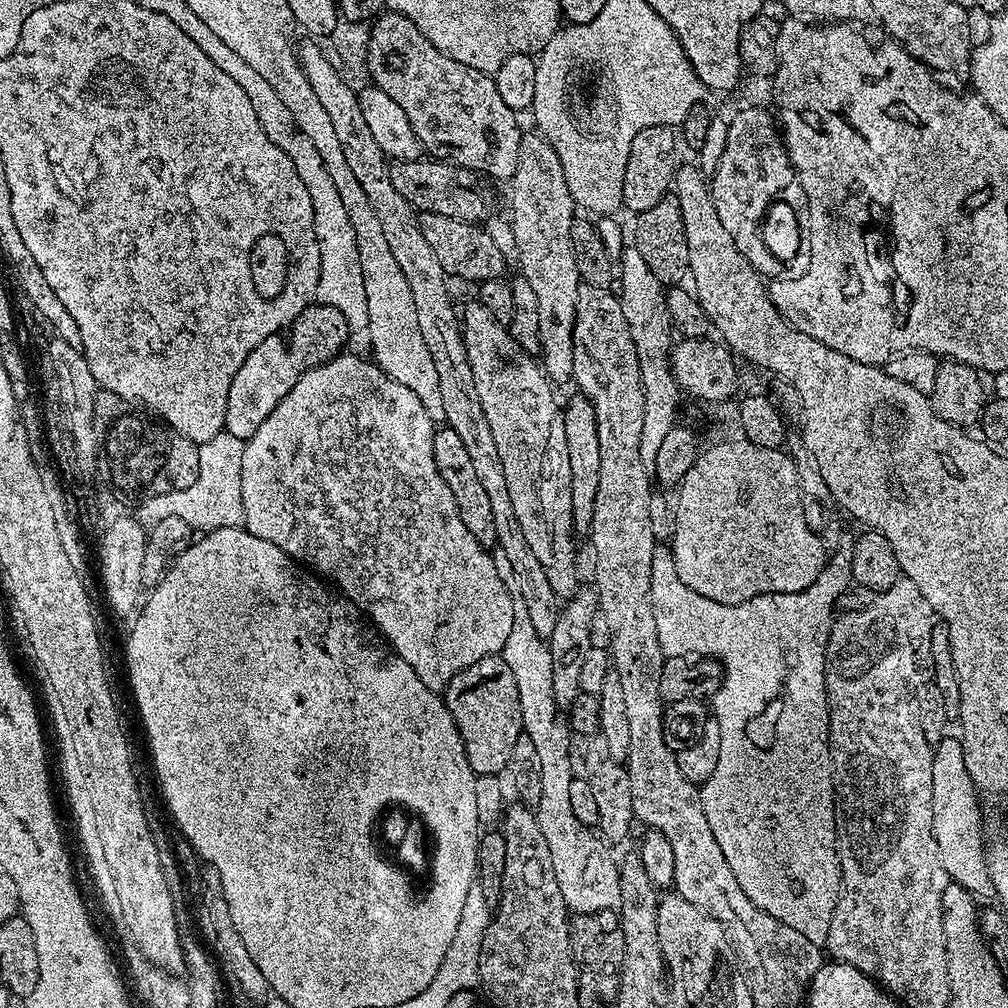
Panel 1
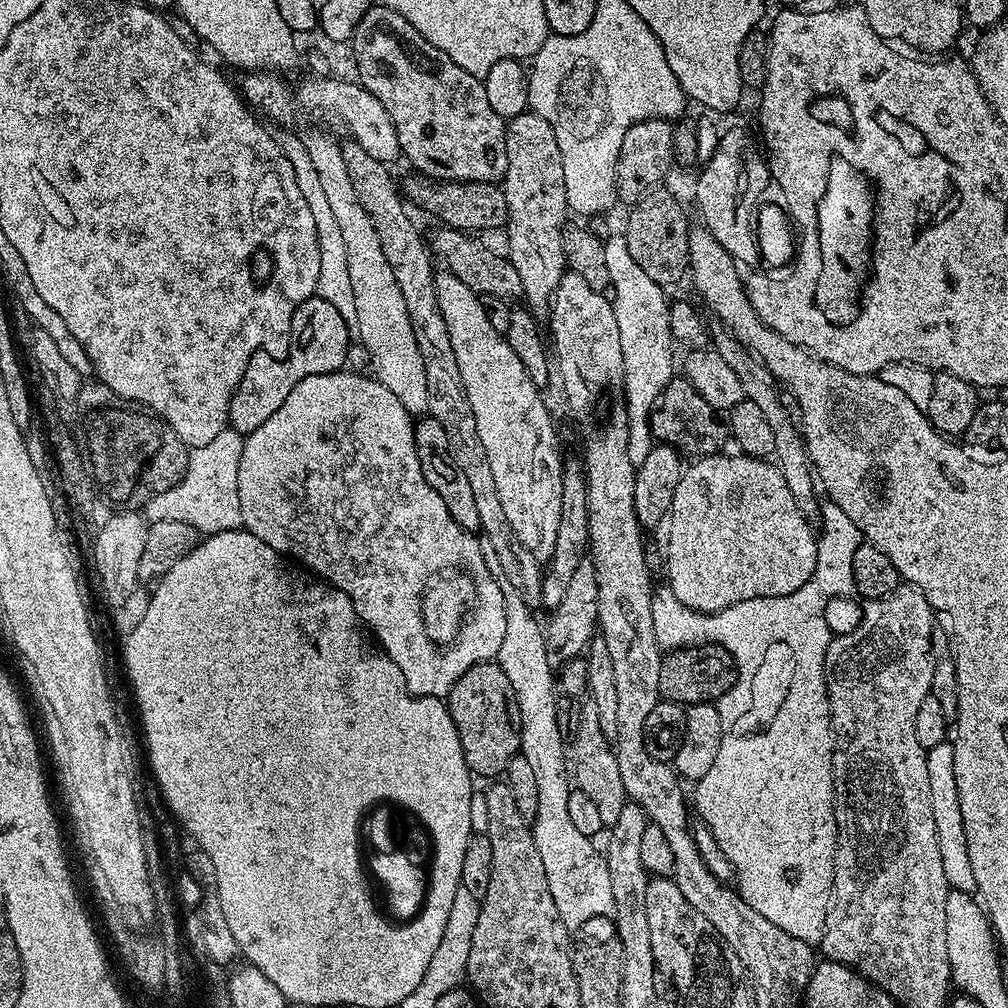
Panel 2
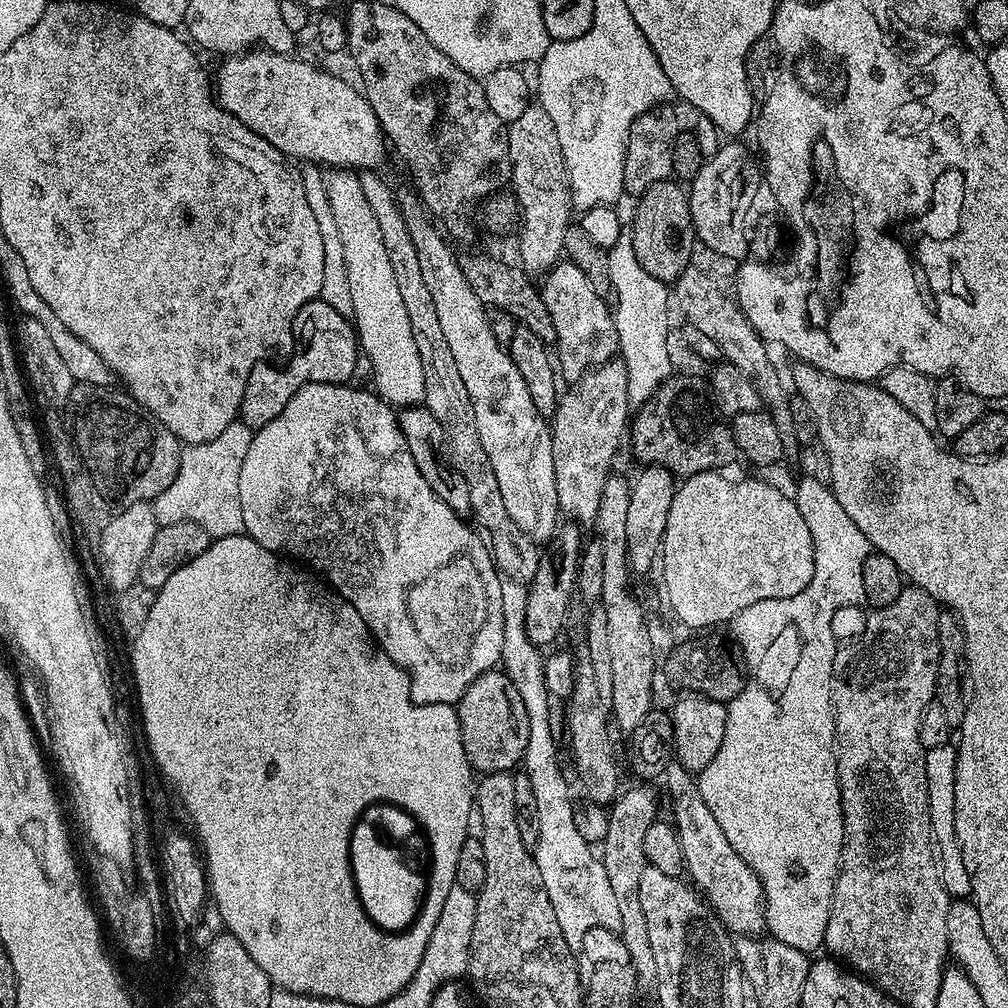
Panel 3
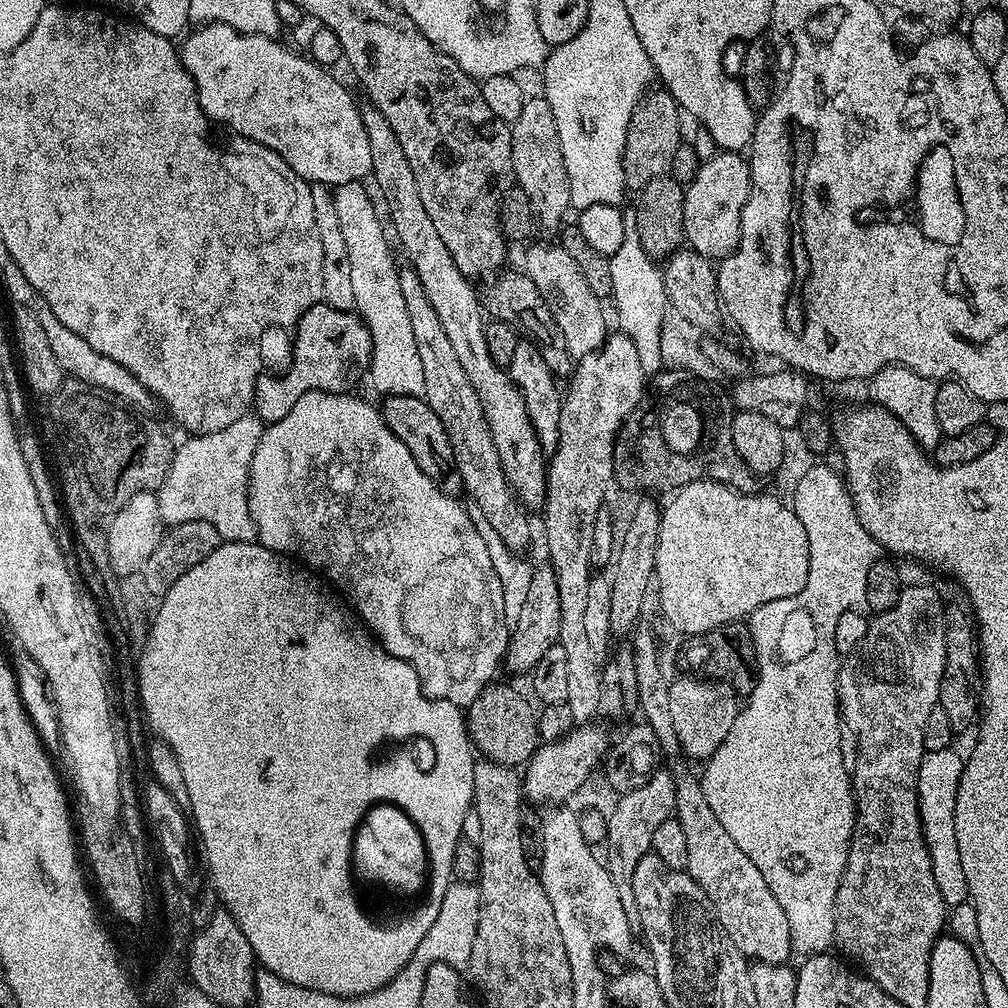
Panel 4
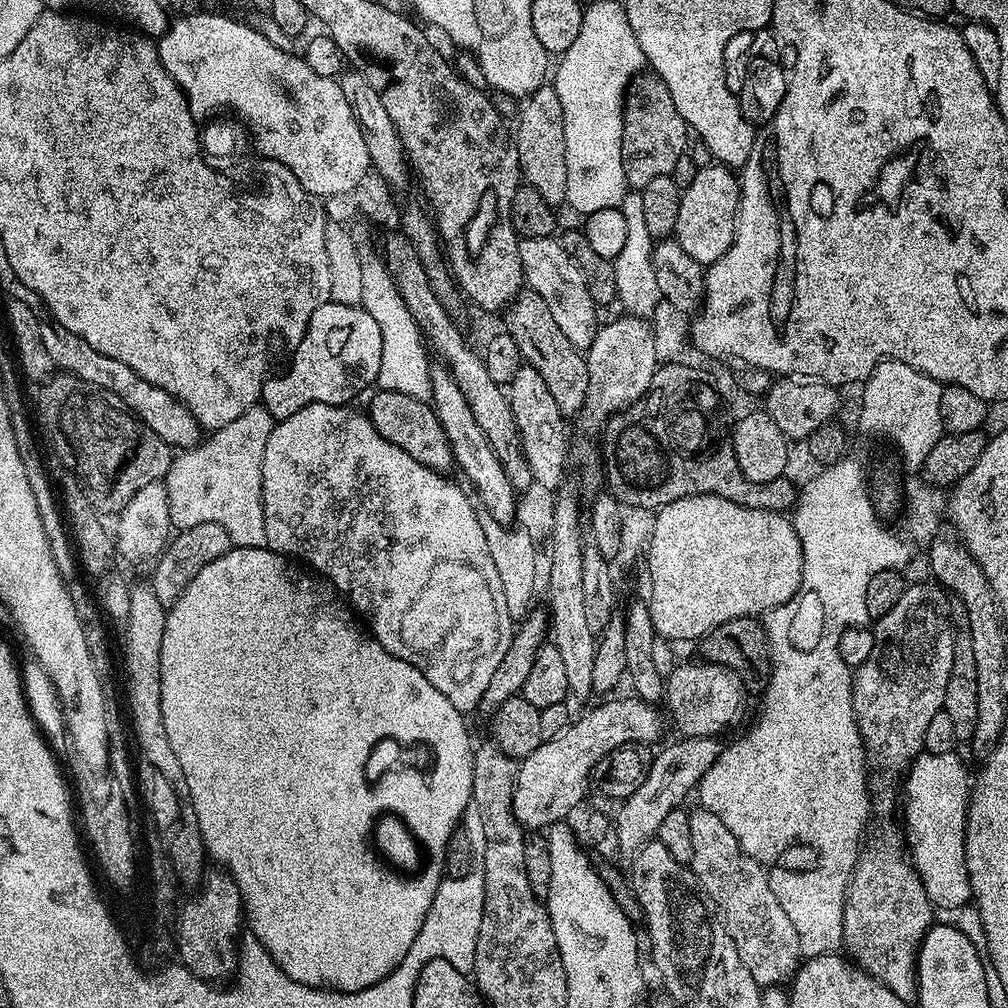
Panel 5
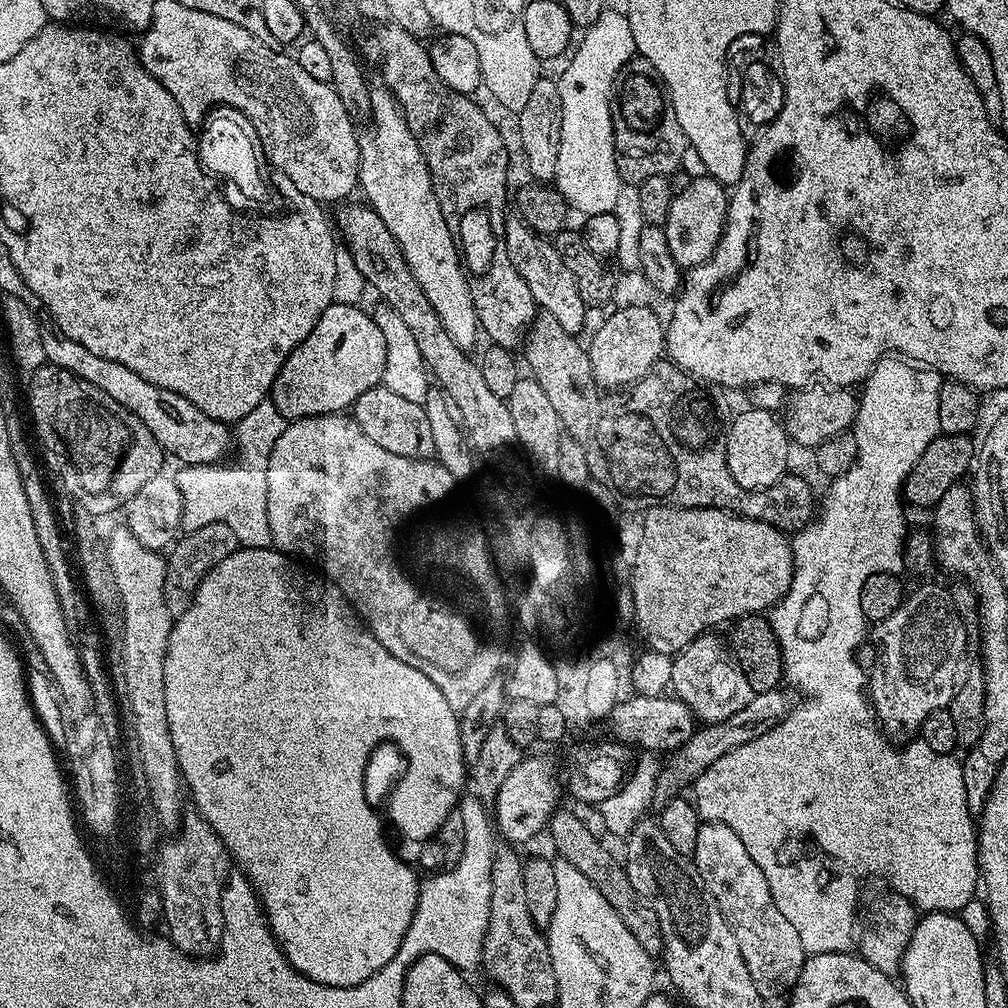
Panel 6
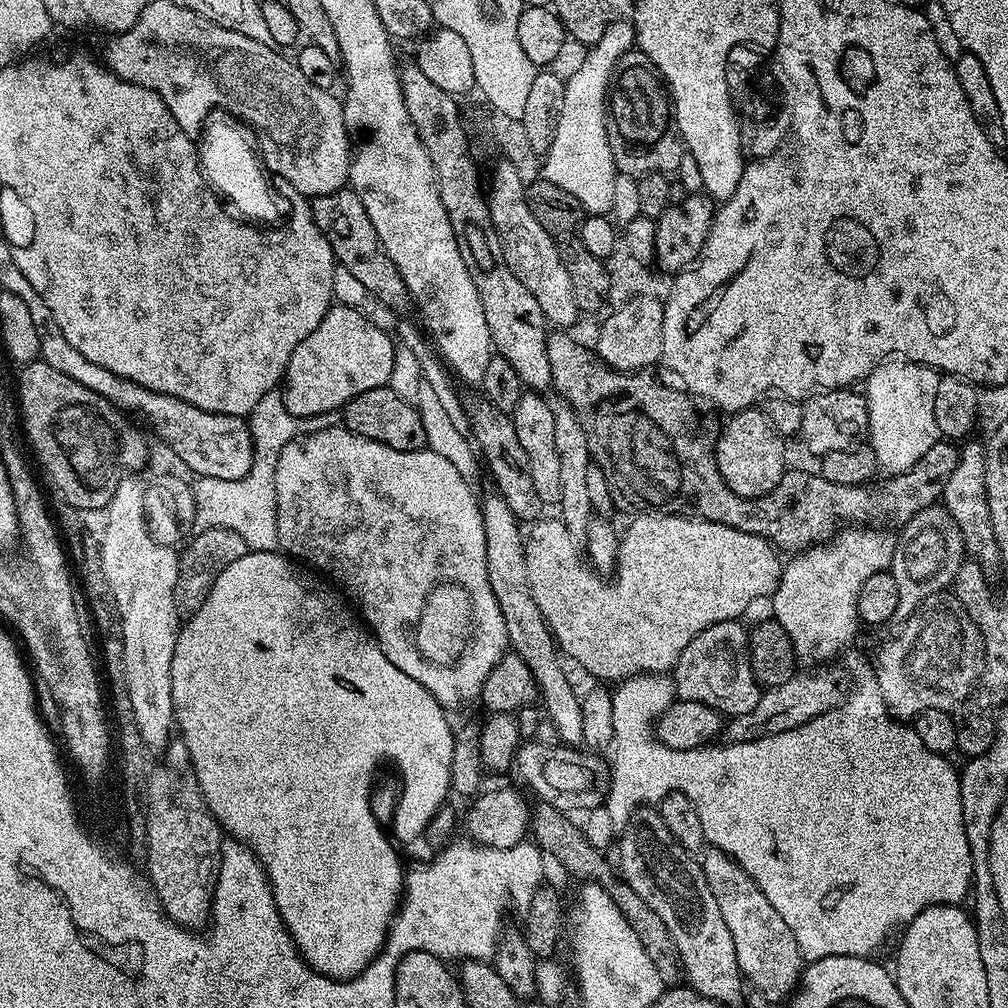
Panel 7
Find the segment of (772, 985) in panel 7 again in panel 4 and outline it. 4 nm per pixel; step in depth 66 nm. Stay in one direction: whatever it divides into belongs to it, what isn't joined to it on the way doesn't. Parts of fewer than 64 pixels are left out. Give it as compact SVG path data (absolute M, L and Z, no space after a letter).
M680 766L673 767L672 772L675 778L674 818L685 831L688 852L685 871L698 882L714 906L719 924L746 958L763 964L787 963L788 956L793 953L789 923L762 872L742 853L734 838L715 817L699 779Z

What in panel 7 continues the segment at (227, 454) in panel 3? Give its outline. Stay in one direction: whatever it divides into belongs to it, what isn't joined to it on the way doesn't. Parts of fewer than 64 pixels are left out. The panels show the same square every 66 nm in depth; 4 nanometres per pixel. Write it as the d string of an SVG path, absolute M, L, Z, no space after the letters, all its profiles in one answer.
M273 390L262 394L258 406L247 417L248 429L254 446L254 462L250 474L241 480L223 480L209 476L197 479L194 484L196 509L192 532L205 532L215 528L234 530L242 537L249 550L254 552L275 552L280 548L278 538L278 518L276 517L276 491L274 490L274 470L284 447L301 435L301 421L286 410L284 393Z

